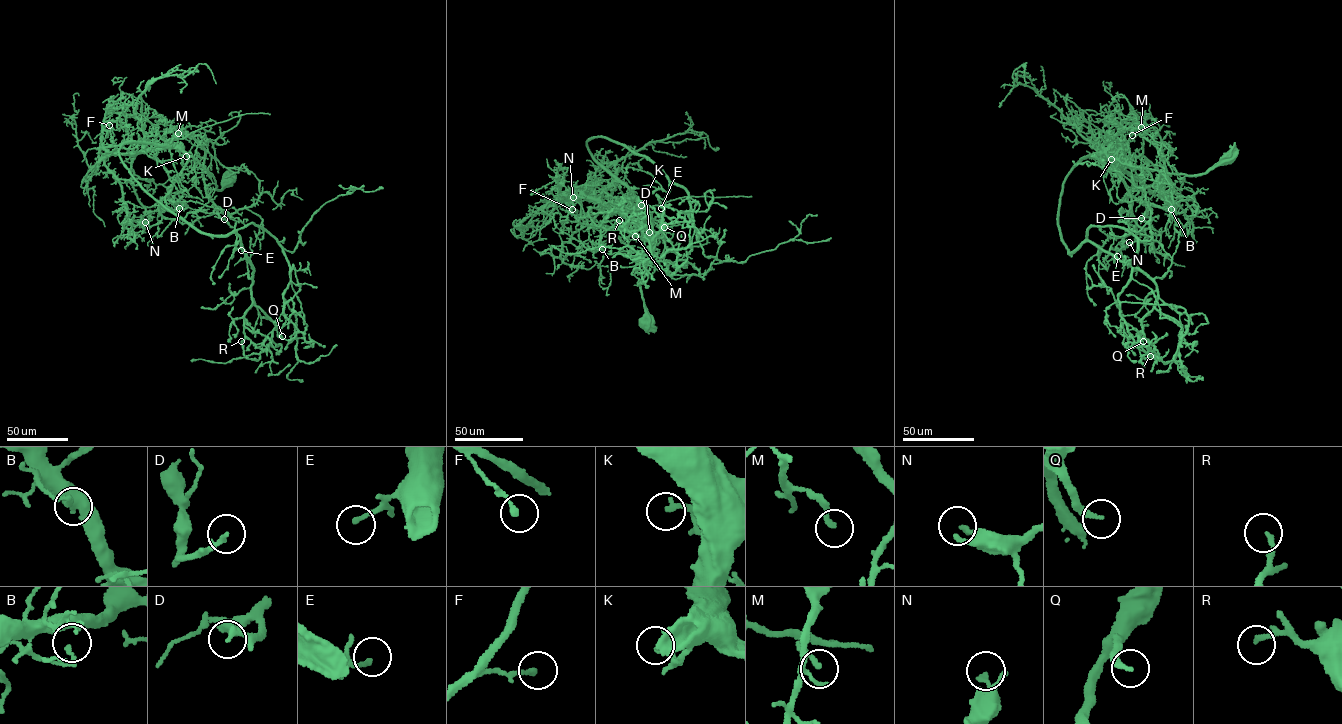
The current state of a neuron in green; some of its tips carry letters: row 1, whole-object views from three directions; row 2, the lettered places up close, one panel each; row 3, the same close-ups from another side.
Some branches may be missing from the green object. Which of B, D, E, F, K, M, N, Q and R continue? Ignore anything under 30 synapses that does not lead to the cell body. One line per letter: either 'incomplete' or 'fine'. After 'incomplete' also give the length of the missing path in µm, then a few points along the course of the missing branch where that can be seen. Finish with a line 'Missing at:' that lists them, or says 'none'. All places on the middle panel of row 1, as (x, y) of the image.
B: fine
D: fine
E: fine
F: fine
K: fine
M: fine
N: fine
Q: incomplete | 20 µm | (664, 227), (655, 244)
R: fine
Missing at: Q

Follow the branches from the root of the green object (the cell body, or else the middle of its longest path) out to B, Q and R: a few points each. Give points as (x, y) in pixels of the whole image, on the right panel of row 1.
B: (1231, 155), (1205, 172), (1189, 175), (1133, 167), (1110, 159), (1134, 197), (1171, 209)
Q: (1231, 155), (1189, 175), (1105, 153), (1064, 181), (1068, 252), (1093, 226), (1137, 239), (1118, 300), (1143, 341)
R: (1231, 155), (1189, 175), (1105, 153), (1064, 181), (1068, 252), (1093, 242), (1155, 285), (1150, 356)

